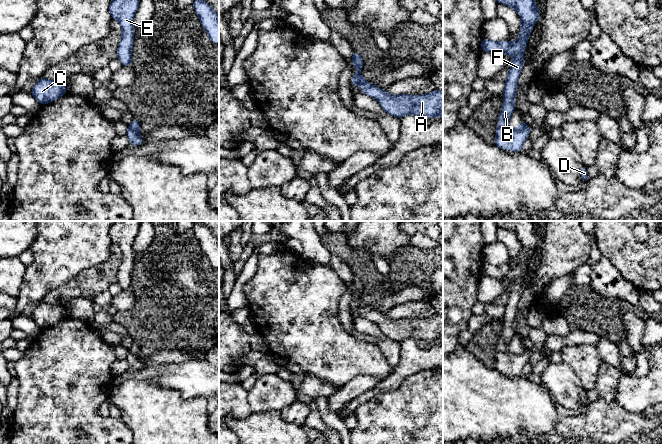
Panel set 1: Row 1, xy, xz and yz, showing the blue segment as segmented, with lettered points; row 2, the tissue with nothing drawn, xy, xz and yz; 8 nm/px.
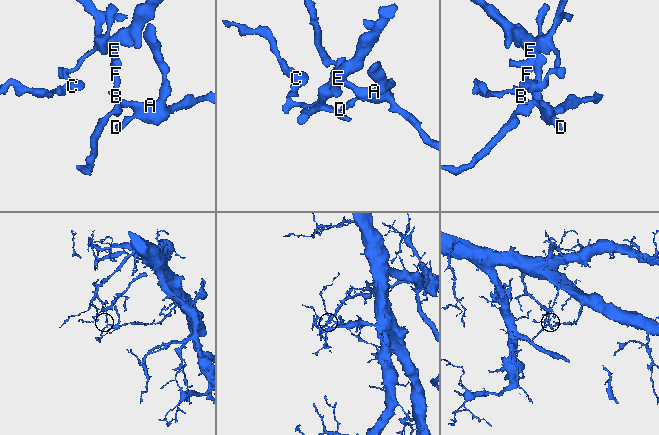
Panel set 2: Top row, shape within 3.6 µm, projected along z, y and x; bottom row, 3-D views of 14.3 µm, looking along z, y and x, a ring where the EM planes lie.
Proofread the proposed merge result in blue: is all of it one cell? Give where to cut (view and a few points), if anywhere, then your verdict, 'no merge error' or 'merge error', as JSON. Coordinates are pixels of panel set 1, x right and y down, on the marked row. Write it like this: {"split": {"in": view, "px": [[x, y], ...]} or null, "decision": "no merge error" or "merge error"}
{"split": {"in": "xy", "px": [[128, 126], [137, 131]]}, "decision": "merge error"}

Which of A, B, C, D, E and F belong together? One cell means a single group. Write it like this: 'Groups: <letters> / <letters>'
Groups: A D / B C E F

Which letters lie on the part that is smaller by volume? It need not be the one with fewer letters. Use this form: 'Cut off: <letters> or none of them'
Cut off: B, C, E, F

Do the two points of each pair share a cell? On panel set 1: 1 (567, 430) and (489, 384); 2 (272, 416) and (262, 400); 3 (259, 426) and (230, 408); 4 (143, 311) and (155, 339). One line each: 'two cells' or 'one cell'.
1: one cell
2: two cells
3: two cells
4: one cell

